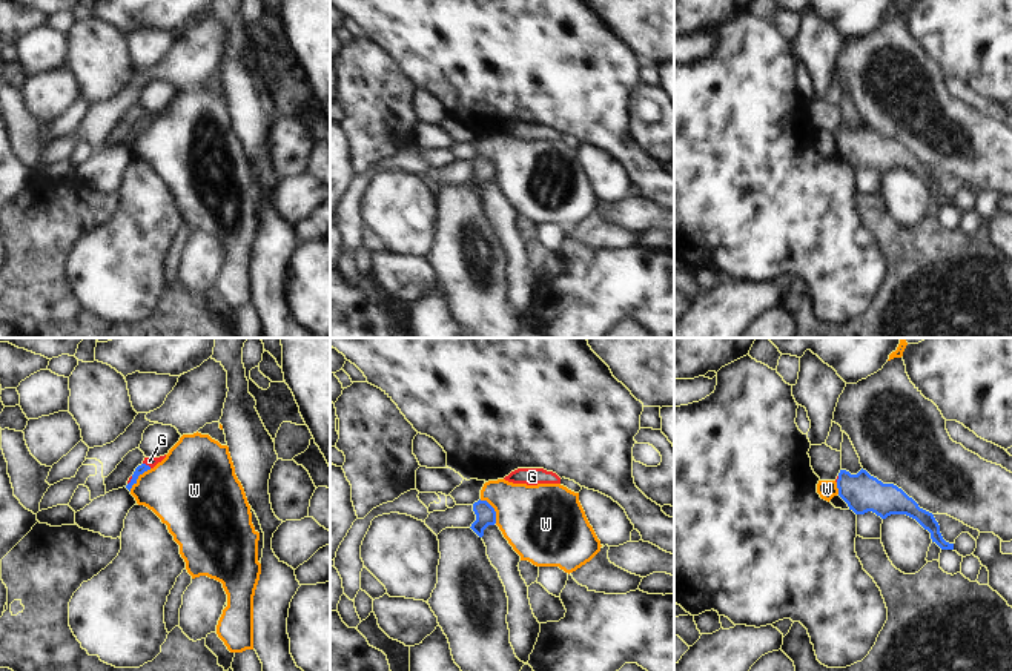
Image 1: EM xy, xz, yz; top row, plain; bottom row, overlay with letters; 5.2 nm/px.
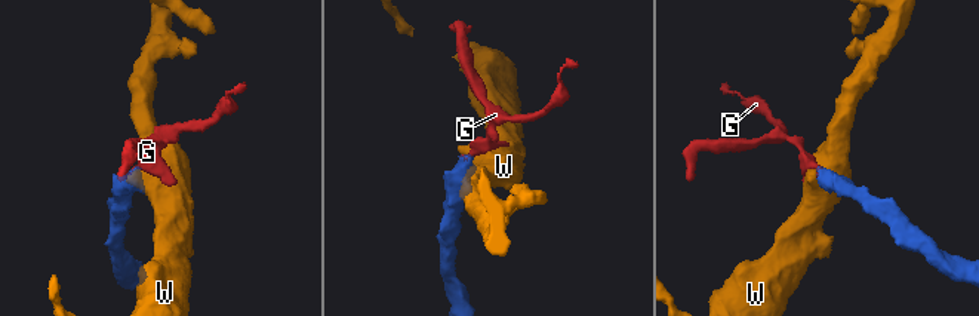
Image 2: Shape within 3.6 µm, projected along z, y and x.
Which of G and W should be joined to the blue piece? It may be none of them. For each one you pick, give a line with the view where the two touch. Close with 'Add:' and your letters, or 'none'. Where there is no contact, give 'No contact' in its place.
G: Touches blue in xy
Add: G

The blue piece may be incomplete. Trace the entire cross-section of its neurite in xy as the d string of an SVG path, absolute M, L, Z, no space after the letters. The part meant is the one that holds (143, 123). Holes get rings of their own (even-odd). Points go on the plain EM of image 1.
M164 112L160 114L144 114L143 120L138 121L134 127L134 131L129 134L126 144L131 147L132 141L137 140L137 135L140 131L143 131L144 127L154 124L158 118L161 118Z

